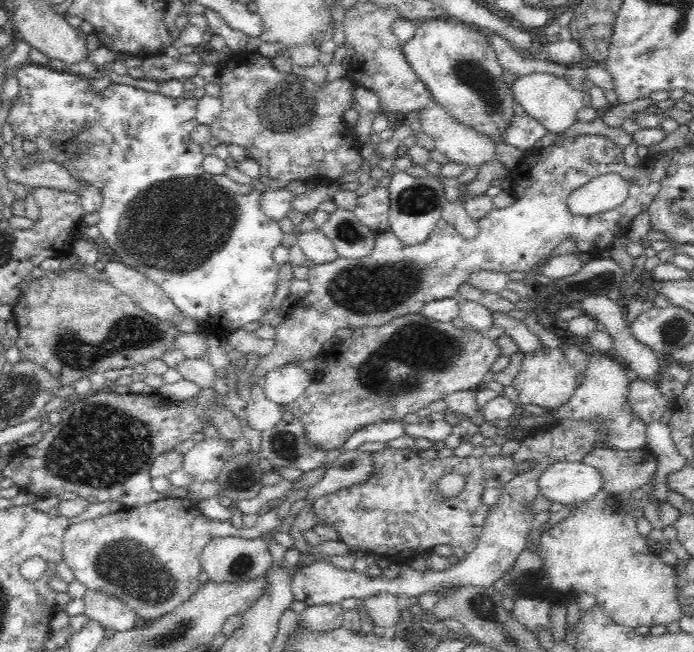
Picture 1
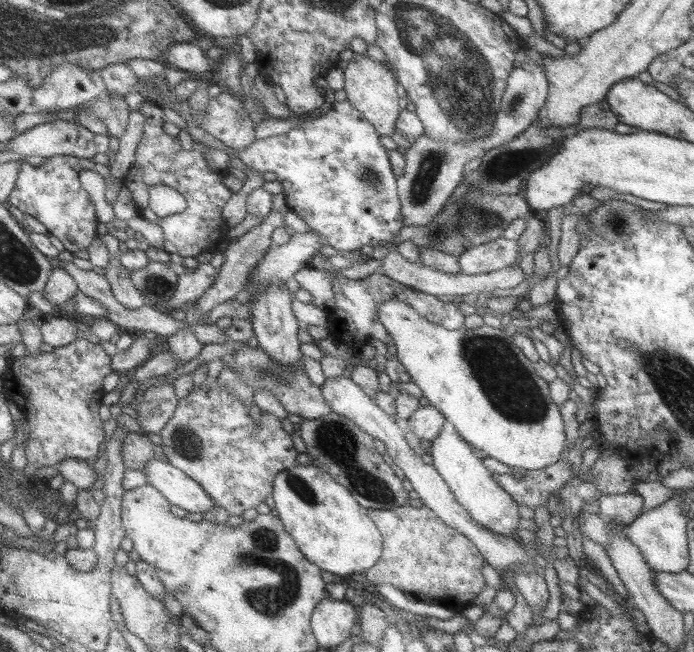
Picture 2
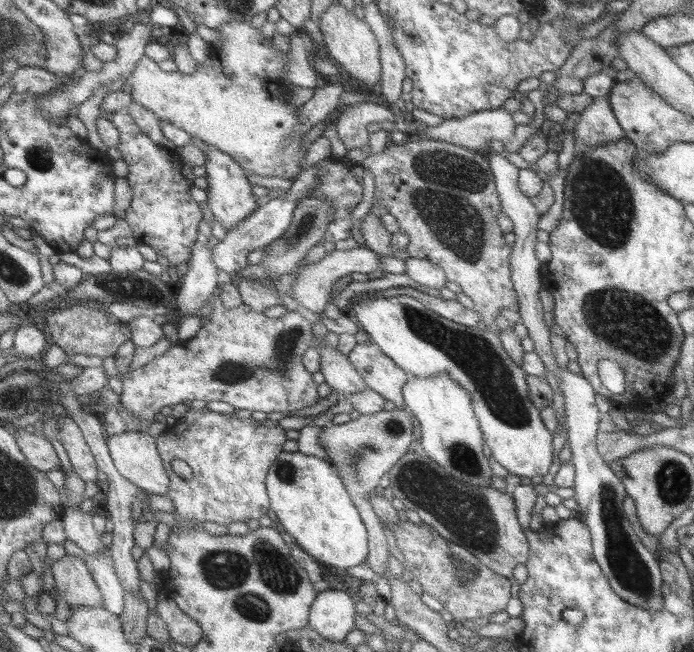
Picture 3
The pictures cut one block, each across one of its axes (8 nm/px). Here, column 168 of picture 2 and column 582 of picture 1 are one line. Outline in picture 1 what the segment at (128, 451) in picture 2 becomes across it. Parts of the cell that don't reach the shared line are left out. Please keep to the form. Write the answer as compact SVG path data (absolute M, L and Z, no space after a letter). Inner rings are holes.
M605 446L590 449L582 461L600 474L605 490L622 494L636 491L655 478L656 458L646 450L618 450Z

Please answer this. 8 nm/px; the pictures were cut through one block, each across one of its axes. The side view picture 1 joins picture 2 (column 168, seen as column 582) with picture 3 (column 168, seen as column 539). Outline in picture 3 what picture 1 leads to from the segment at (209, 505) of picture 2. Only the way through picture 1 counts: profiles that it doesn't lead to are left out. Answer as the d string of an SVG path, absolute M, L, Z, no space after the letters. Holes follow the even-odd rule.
M123 431L117 435L107 437L110 456L118 469L118 472L133 482L139 489L147 494L168 495L170 479L164 468L164 461L161 459L157 446L157 436L148 434L144 431Z

